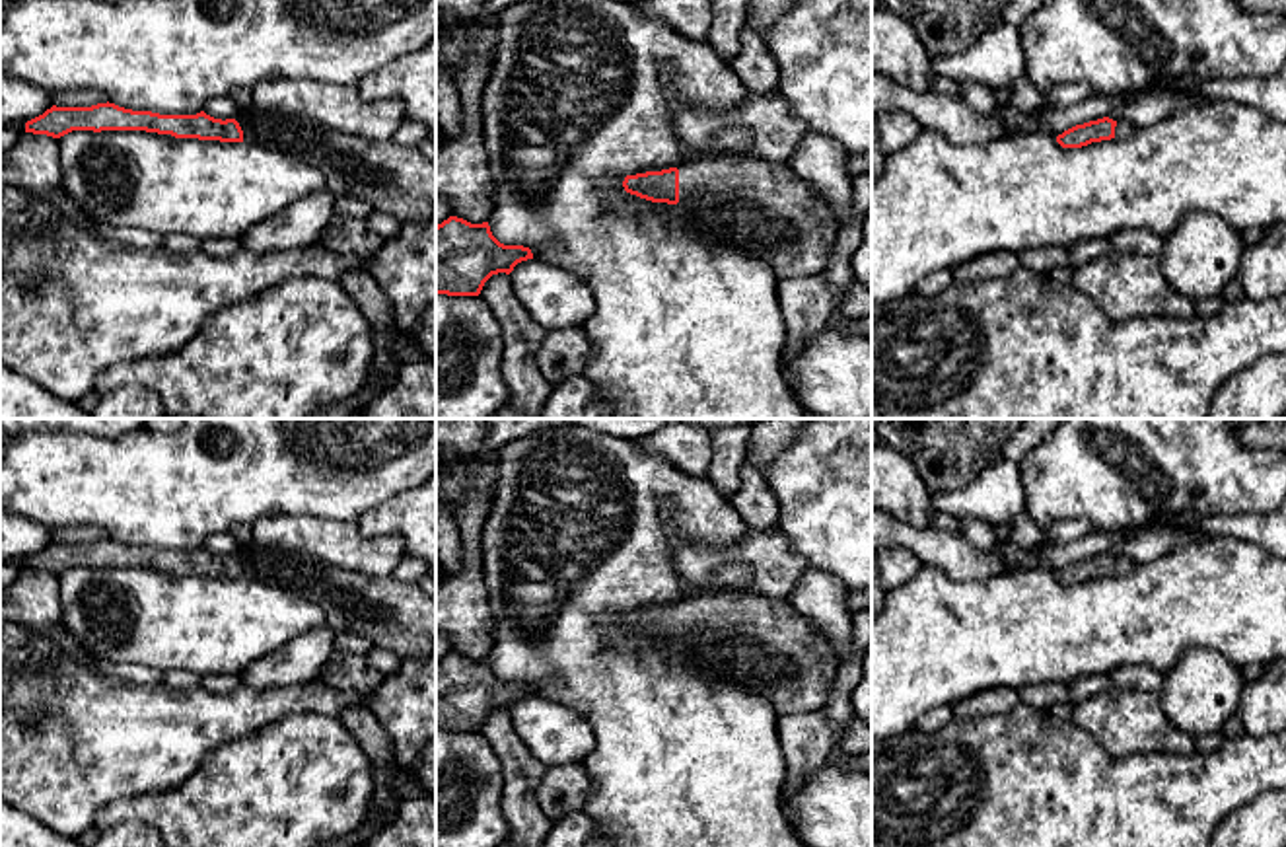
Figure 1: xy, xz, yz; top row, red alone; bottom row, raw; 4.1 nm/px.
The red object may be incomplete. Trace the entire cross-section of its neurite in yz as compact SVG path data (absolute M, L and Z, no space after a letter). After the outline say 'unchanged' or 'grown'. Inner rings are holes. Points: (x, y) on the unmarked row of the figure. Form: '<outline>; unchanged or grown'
M1103 553L1064 567L1062 571L1056 572L1056 578L1062 584L1082 584L1091 578L1115 574L1115 563L1117 557Z; unchanged

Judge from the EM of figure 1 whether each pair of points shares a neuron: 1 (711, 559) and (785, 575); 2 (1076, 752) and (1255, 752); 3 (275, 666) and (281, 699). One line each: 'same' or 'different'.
1: same
2: same
3: different

